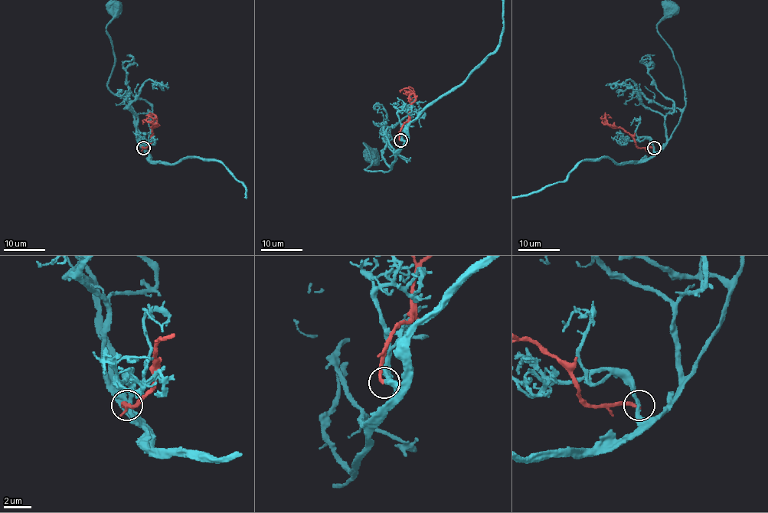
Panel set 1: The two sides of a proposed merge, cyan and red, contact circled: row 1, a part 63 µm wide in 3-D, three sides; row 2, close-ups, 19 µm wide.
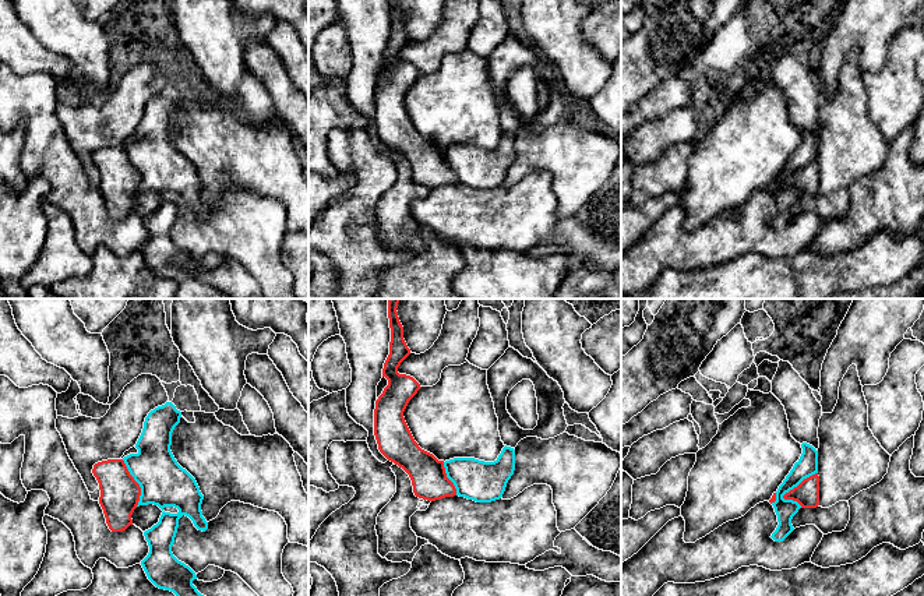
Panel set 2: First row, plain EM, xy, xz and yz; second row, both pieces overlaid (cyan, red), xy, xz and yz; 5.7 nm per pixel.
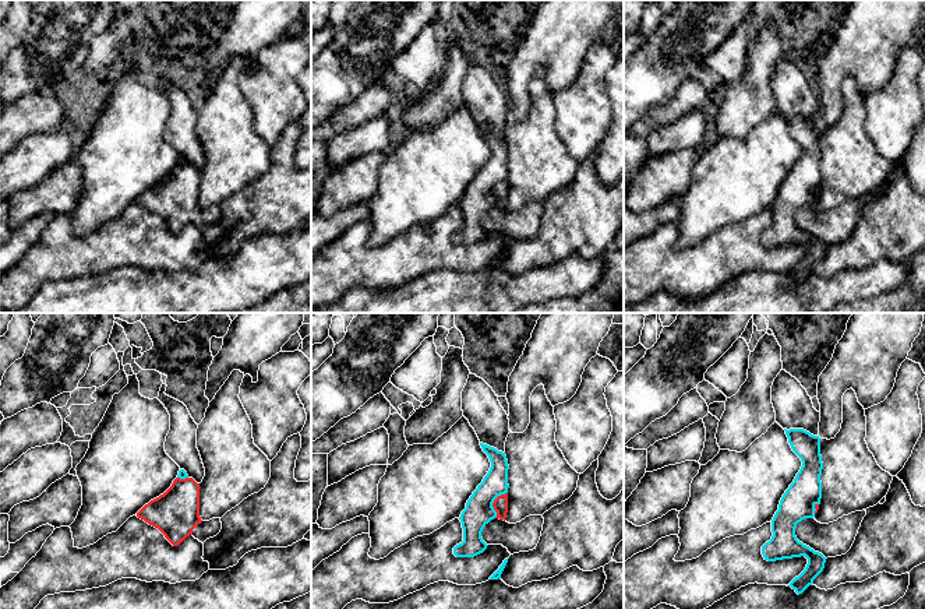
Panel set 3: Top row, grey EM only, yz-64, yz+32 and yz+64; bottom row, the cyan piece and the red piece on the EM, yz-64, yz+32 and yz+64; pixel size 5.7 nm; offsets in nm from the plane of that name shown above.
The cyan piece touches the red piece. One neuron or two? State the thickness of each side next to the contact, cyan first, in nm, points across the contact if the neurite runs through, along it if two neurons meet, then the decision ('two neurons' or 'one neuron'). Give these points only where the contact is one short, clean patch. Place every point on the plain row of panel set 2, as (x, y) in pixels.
120/140 nm | along yz (817, 159), (804, 165), (782, 184) | two neurons

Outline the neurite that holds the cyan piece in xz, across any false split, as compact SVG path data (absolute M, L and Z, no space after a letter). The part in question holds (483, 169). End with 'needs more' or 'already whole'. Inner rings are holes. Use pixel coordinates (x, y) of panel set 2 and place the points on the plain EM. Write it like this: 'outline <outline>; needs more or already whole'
outline M505 133L494 149L454 145L445 148L444 155L456 176L456 183L476 190L491 190L502 184L514 162L515 137Z; already whole

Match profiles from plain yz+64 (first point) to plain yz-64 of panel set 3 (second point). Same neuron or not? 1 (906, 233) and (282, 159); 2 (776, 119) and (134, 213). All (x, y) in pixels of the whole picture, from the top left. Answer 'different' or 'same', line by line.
1: same
2: different

